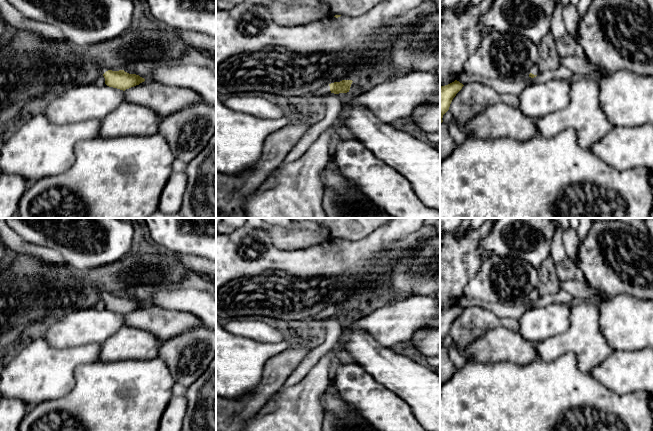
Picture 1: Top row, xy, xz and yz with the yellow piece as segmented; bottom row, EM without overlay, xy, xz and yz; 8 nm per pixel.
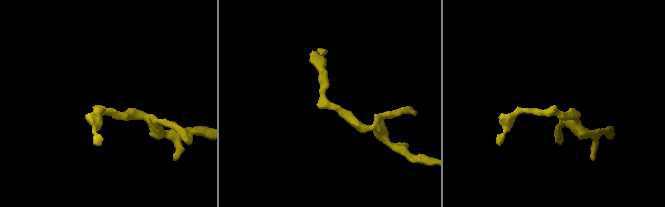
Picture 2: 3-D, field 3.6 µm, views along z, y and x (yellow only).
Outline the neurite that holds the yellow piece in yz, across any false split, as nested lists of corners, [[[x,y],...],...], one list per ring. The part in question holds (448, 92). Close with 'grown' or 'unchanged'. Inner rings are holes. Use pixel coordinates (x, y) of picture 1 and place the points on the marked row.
[[[457,80],[448,85],[440,86],[440,123],[443,122],[443,115],[449,110],[453,98],[463,86],[464,85]]] | unchanged

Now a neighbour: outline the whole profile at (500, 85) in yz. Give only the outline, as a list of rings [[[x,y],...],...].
[[[561,66],[553,72],[540,72],[536,77],[531,78],[529,75],[521,80],[498,78],[486,78],[472,73],[463,72],[456,79],[463,85],[479,83],[493,88],[498,93],[513,93],[519,95],[528,86],[551,79],[564,79],[572,81],[576,79],[575,75],[566,67]]]

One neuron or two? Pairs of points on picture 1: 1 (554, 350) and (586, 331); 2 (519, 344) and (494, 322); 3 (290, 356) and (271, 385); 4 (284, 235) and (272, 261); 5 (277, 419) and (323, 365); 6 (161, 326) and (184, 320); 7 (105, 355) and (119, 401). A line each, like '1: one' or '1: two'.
1: one
2: two
3: one
4: two
5: one
6: one
7: two

